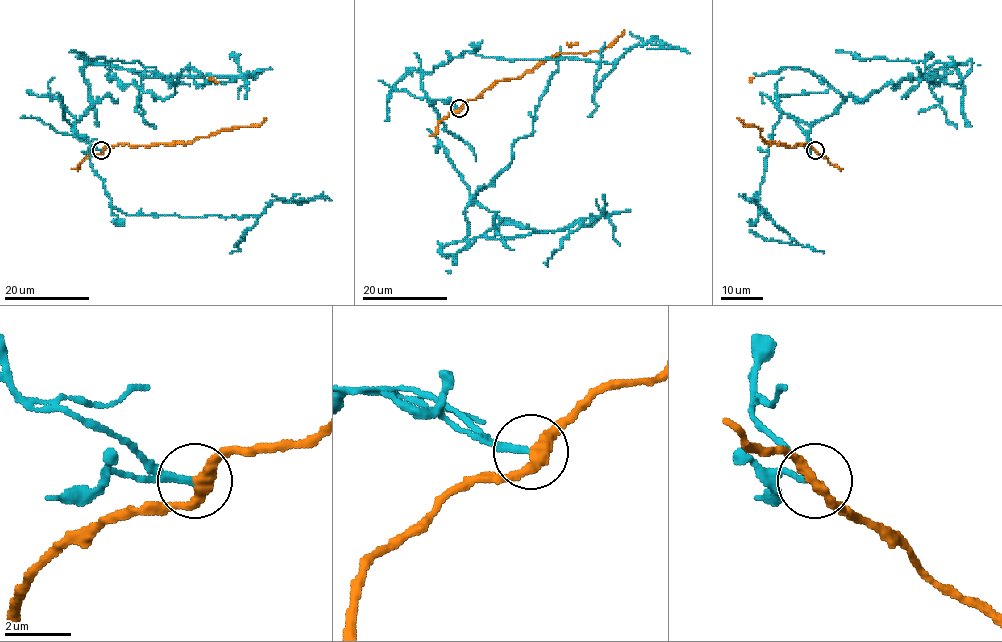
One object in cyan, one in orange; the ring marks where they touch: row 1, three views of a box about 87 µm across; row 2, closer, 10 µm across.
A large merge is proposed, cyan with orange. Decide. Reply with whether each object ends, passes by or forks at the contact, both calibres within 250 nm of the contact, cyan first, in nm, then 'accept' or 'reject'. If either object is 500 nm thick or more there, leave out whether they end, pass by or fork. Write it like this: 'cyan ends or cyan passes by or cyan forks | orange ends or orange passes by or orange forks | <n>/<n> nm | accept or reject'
cyan ends | orange passes by | 240/360 nm | reject

